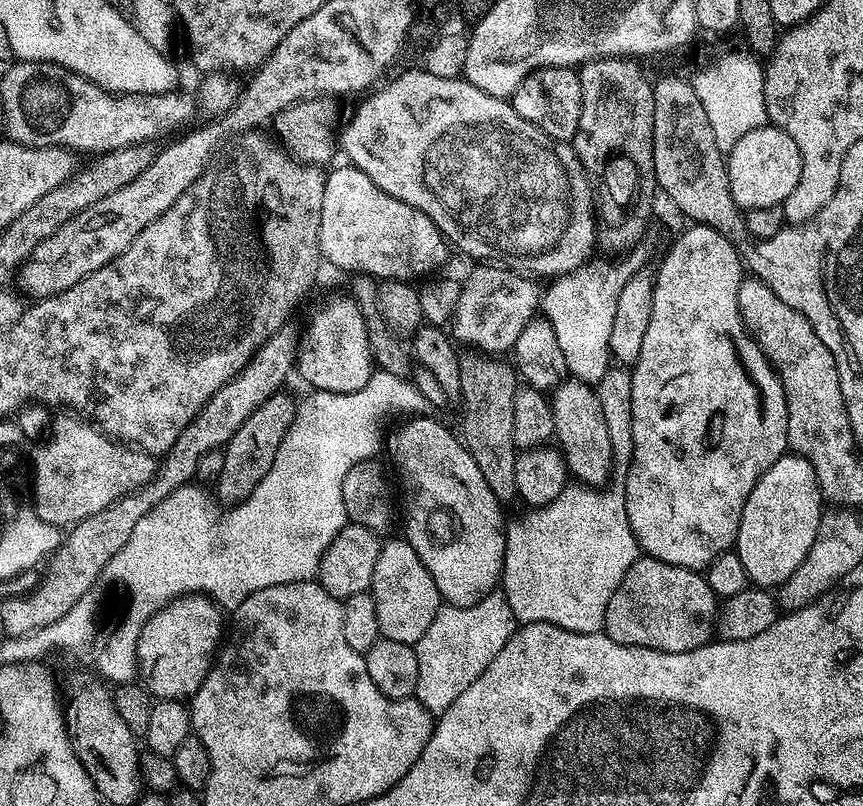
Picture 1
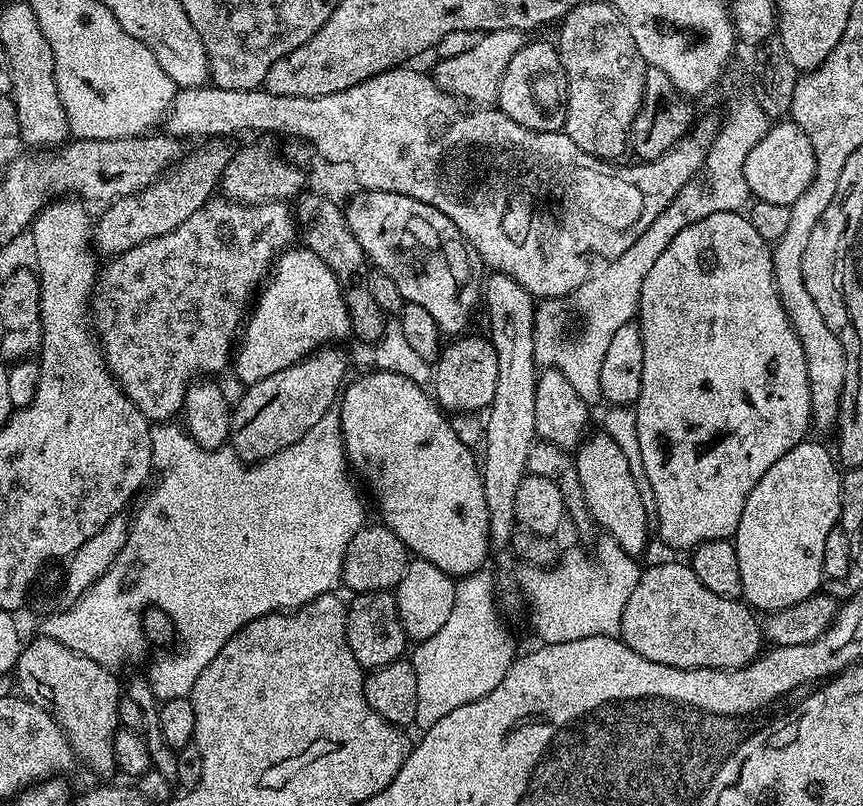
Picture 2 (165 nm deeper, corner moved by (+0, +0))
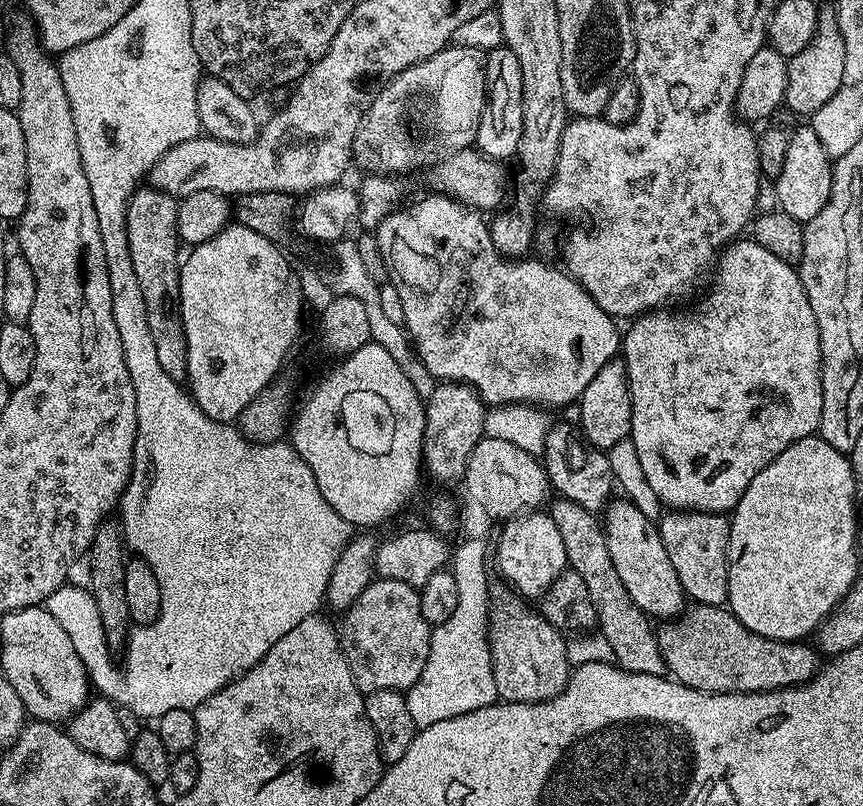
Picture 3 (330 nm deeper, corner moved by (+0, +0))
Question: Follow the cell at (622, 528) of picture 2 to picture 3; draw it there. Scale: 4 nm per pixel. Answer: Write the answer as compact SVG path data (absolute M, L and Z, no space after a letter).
M616 498L604 509L602 523L606 534L606 546L610 546L610 558L614 562L614 570L618 570L622 586L626 586L626 594L634 598L634 606L638 606L647 616L660 622L667 622L679 616L686 607L686 597L678 582L678 573L670 563L670 557L666 555L666 546L662 546L657 521L646 518L646 514L642 514L642 510L638 510L638 506L634 506L627 498Z

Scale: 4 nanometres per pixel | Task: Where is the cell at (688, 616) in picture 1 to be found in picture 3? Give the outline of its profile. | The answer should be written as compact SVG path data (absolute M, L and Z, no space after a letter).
M693 603L685 607L679 616L659 625L656 641L671 679L703 692L772 692L775 688L804 684L822 667L821 653L811 643L762 638L762 634L746 630L746 626L742 626L735 614L724 606Z

